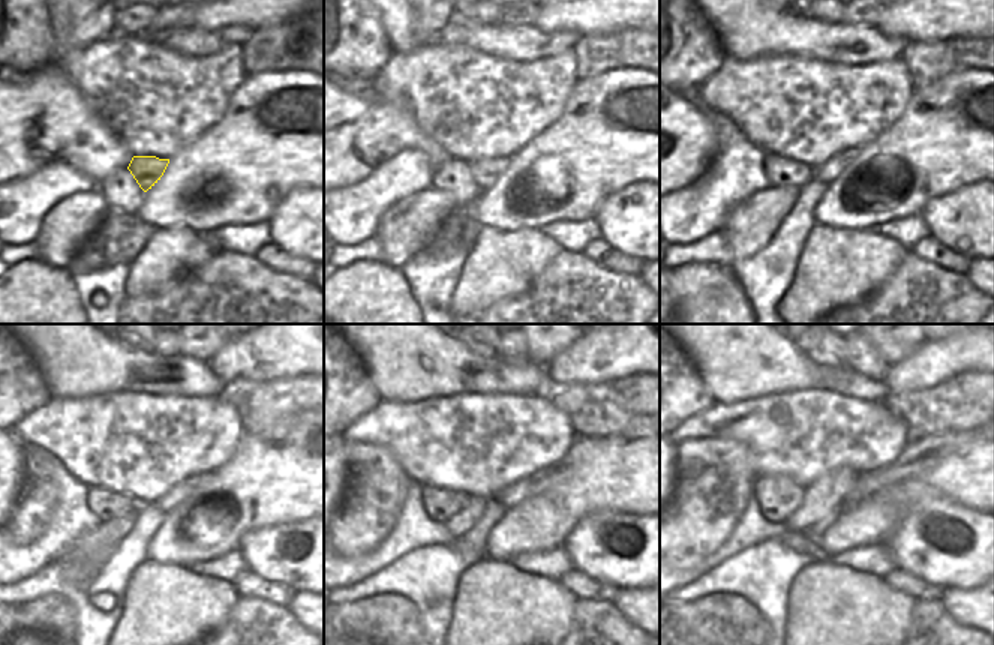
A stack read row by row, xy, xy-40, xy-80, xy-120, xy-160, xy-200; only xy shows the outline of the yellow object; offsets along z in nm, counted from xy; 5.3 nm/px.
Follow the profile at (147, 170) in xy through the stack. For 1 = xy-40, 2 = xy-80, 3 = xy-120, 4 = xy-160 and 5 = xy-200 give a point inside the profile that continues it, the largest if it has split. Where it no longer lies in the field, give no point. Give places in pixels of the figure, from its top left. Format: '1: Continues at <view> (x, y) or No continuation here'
1: Continues at xy-40 (486, 171)
2: Continues at xy-80 (828, 171)
3: Continues at xy-120 (180, 492)
4: Continues at xy-160 (537, 485)
5: Continues at xy-200 (924, 453).

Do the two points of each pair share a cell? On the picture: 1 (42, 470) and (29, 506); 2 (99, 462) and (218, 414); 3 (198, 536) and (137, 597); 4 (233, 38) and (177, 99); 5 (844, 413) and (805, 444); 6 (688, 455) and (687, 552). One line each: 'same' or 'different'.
1: same
2: same
3: different
4: different
5: same
6: same

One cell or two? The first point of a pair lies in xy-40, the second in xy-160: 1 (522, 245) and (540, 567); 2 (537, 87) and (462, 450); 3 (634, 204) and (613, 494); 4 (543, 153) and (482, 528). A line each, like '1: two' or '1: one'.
1: two
2: one
3: two
4: two

